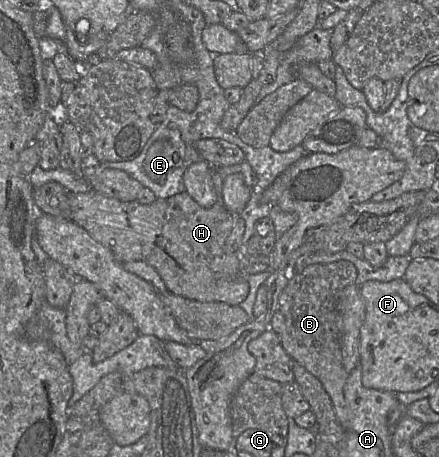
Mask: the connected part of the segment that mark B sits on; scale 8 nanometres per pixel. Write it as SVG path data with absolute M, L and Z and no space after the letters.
M349 261L308 265L301 273L301 285L293 296L291 310L285 315L286 330L280 335L282 346L292 360L321 381L343 429L347 428L348 421L343 390L349 373L342 363L339 301L340 291L355 284L356 277L357 269Z

